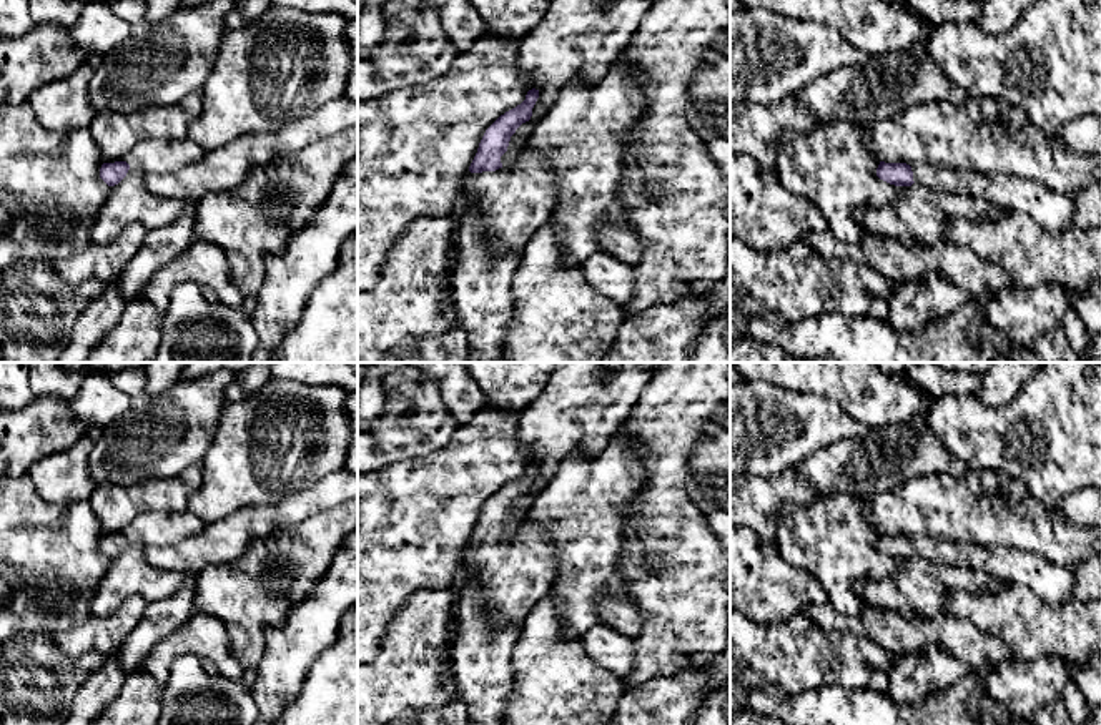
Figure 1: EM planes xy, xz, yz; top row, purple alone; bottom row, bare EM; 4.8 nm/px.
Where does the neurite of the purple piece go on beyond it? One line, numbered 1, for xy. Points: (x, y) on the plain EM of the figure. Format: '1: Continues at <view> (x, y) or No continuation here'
1: No continuation here

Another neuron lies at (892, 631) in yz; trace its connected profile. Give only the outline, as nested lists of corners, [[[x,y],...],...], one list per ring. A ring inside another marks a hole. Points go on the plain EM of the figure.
[[[866,605],[858,619],[873,644],[898,657],[938,647],[963,662],[971,672],[983,673],[1015,658],[1003,640],[950,612],[938,617],[906,617],[896,610]]]

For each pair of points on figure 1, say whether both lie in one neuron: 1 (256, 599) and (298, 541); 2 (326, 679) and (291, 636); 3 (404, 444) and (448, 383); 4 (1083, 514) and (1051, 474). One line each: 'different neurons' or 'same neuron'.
1: same neuron
2: different neurons
3: different neurons
4: different neurons

